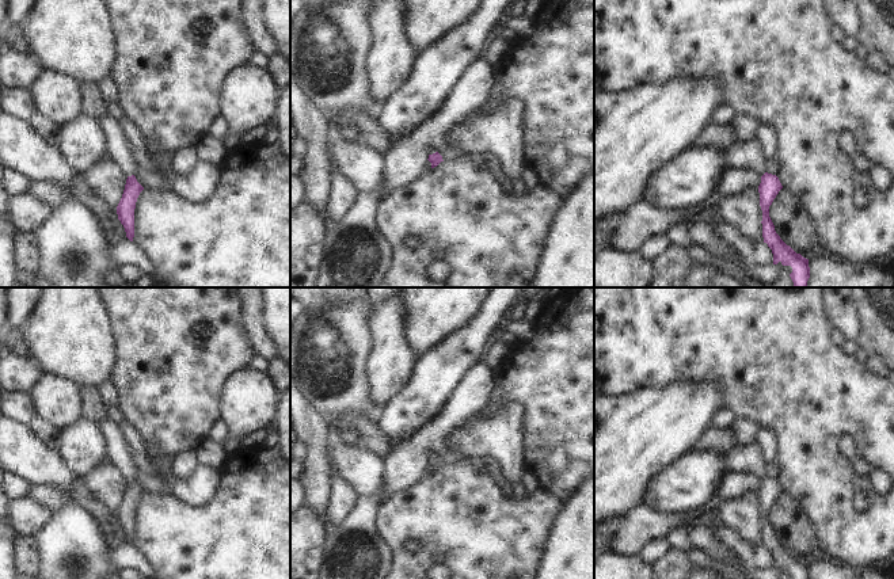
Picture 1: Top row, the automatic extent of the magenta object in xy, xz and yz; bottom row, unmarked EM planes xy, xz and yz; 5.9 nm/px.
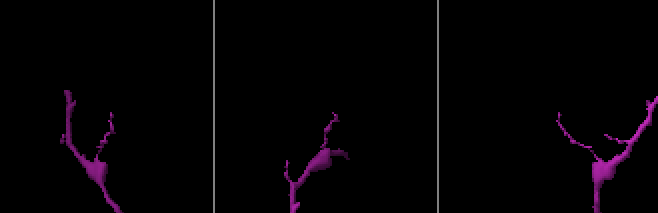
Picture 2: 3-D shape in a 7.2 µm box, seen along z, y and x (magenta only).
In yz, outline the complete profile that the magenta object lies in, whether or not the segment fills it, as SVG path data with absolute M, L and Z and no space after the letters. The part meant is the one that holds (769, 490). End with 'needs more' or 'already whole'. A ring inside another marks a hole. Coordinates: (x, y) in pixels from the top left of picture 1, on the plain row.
M757 443L750 447L734 447L728 453L724 453L723 457L726 471L734 473L754 473L761 480L758 496L762 514L762 541L764 546L772 553L773 568L780 565L783 570L791 570L792 576L790 579L810 579L809 563L796 557L780 542L769 521L769 510L783 490L776 479L765 475L766 464L761 456L761 447Z; needs more

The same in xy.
M109 419L98 422L96 426L104 442L107 460L128 480L122 502L117 510L117 518L125 532L126 541L133 545L136 506L144 494L134 480L137 466L118 426Z; needs more

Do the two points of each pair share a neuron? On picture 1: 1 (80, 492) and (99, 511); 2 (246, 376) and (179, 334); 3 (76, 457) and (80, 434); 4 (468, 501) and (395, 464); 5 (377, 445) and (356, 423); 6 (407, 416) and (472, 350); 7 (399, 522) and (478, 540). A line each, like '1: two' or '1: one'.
1: one
2: two
3: one
4: two
5: one
6: one
7: one

